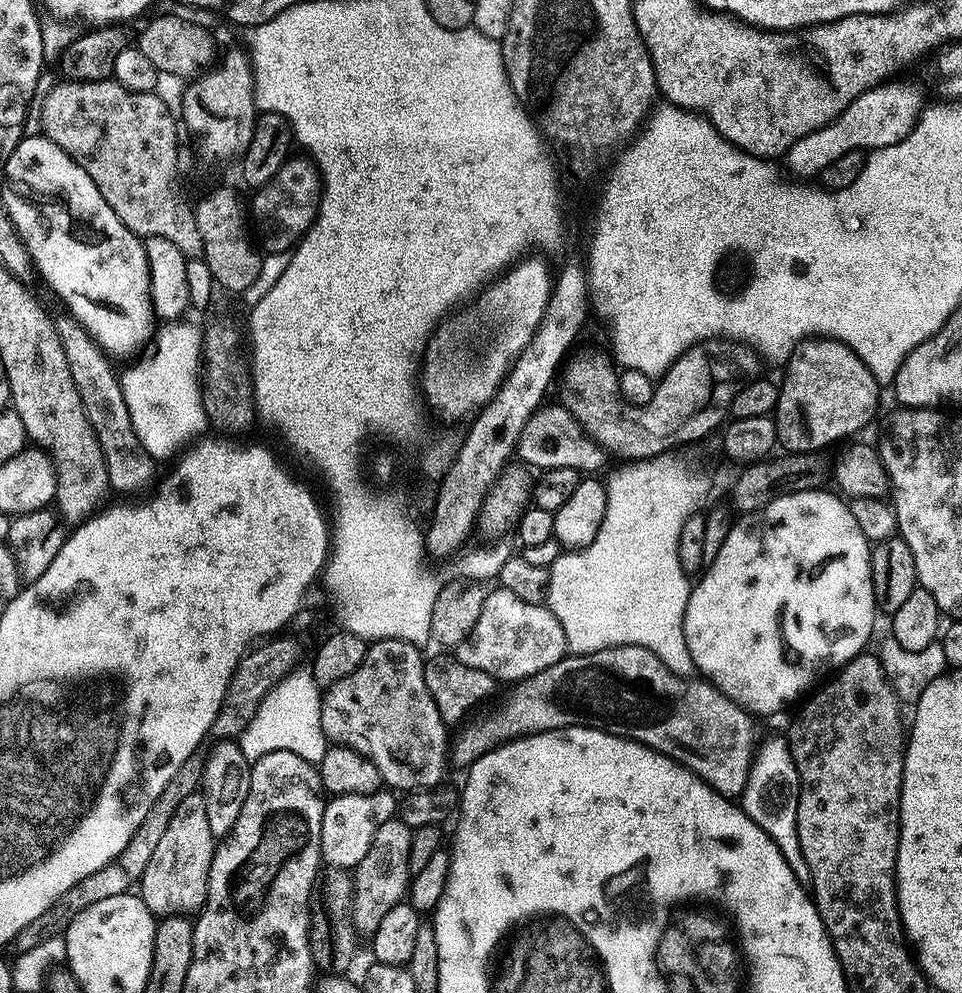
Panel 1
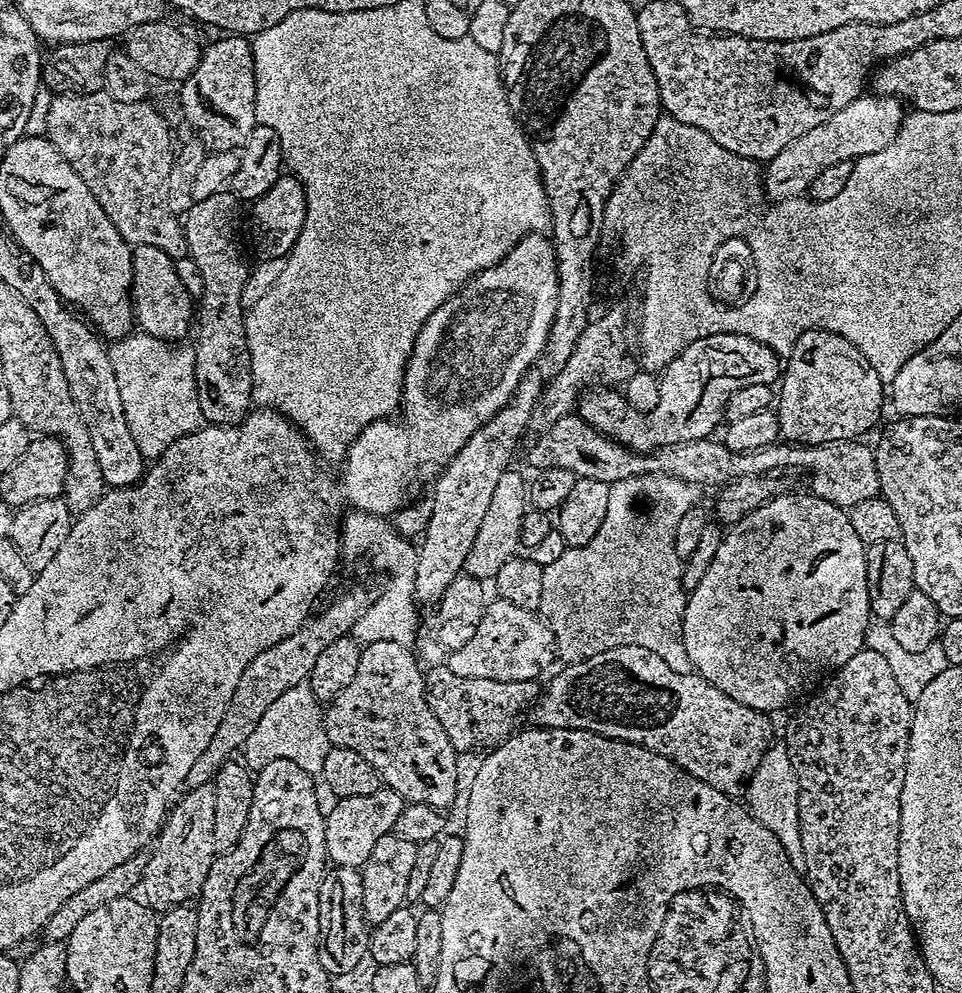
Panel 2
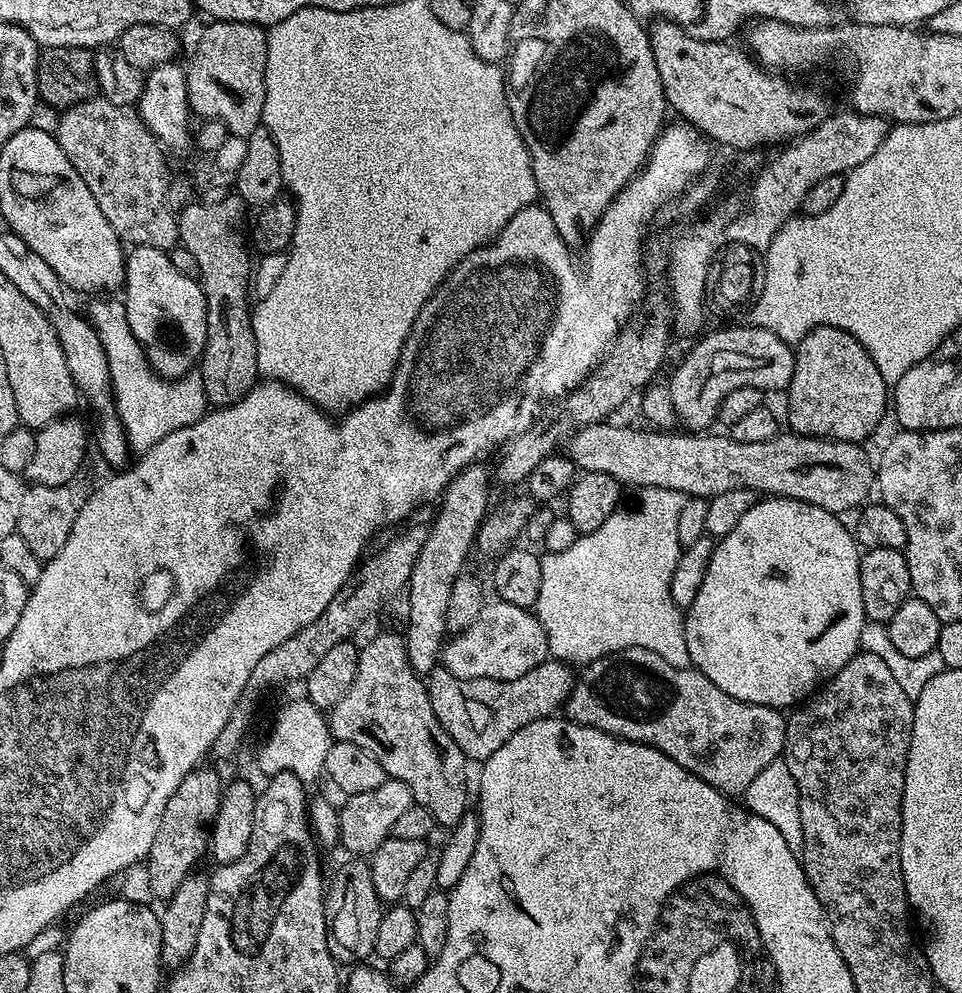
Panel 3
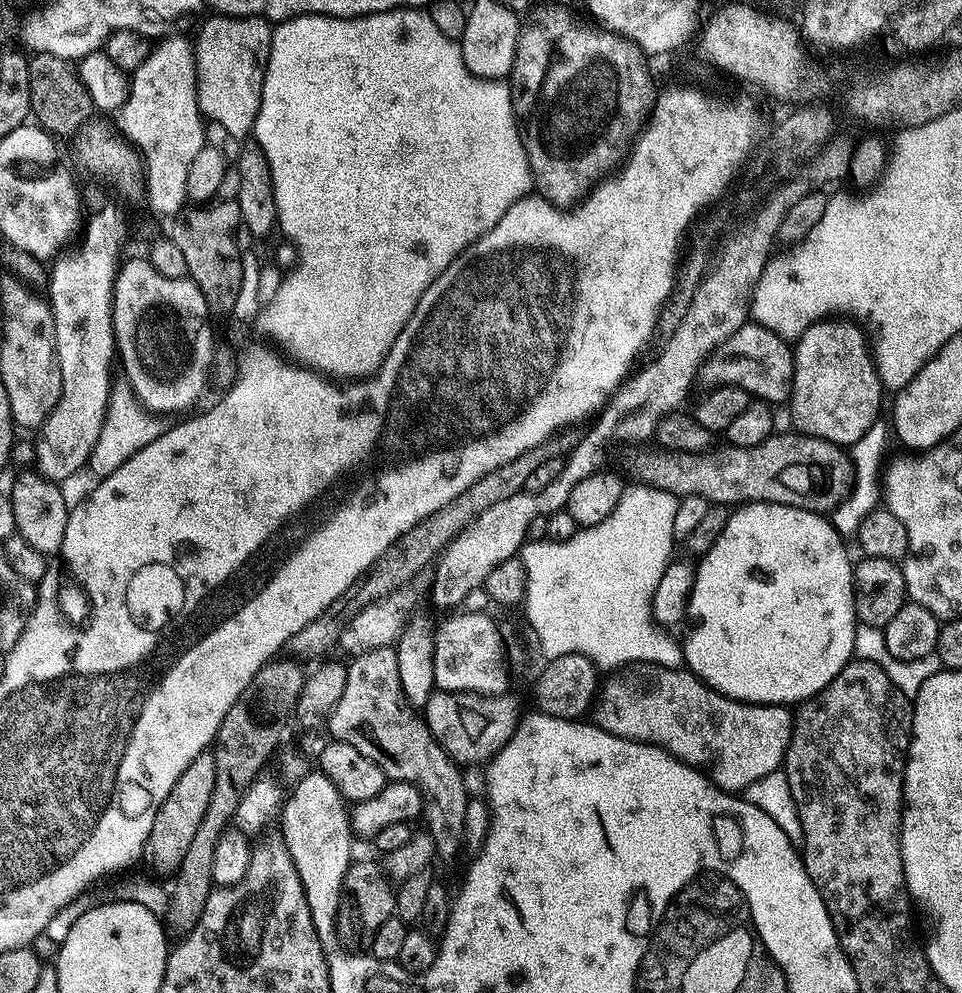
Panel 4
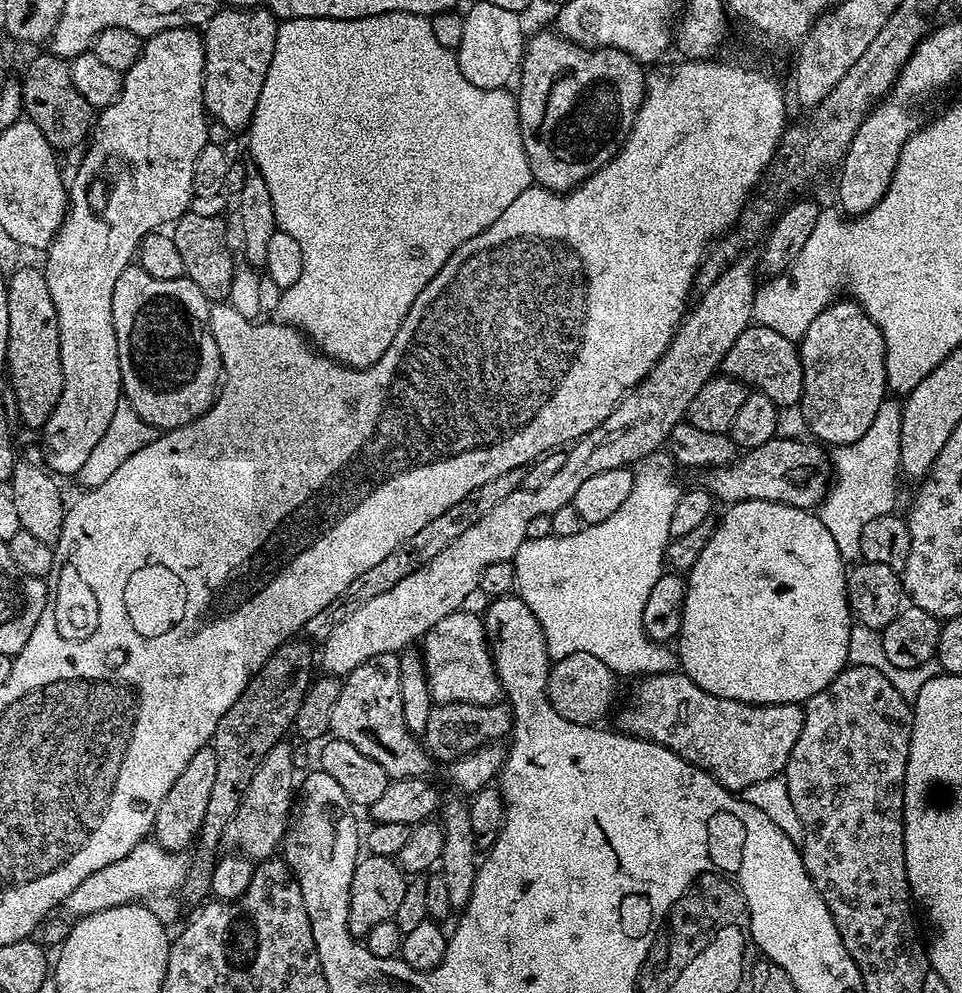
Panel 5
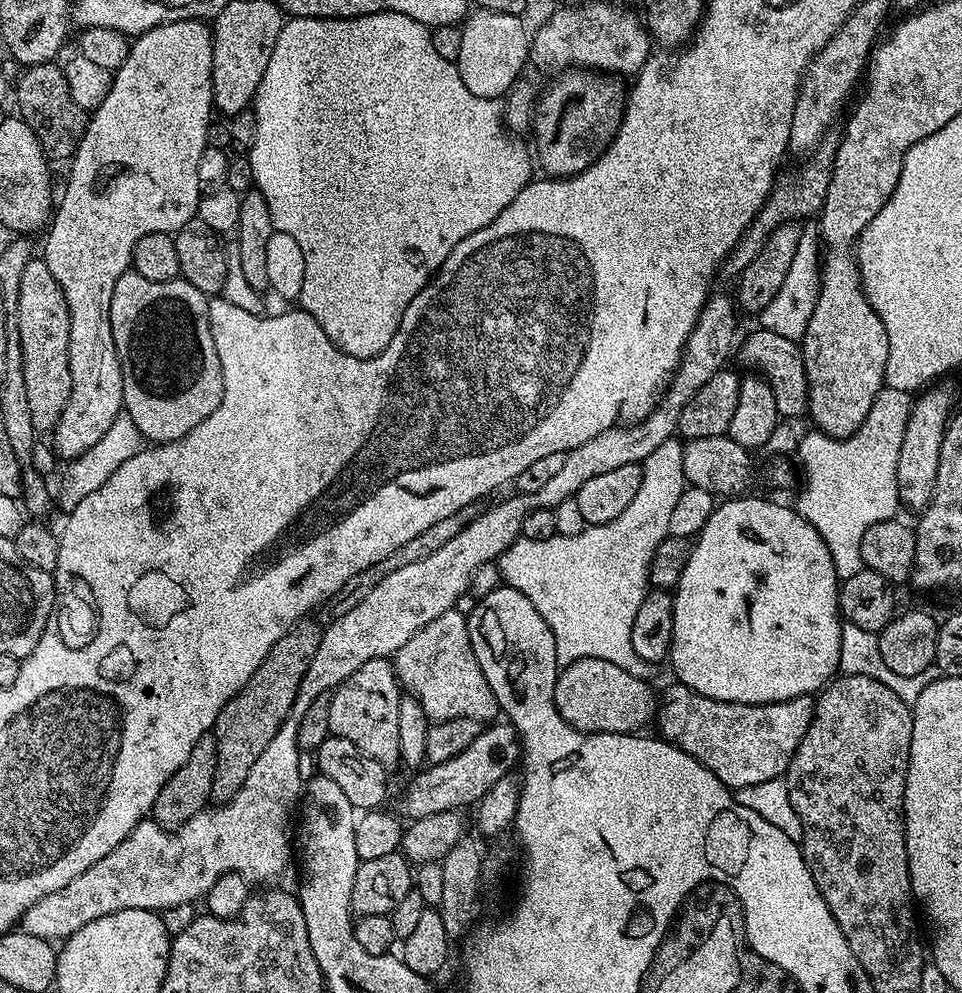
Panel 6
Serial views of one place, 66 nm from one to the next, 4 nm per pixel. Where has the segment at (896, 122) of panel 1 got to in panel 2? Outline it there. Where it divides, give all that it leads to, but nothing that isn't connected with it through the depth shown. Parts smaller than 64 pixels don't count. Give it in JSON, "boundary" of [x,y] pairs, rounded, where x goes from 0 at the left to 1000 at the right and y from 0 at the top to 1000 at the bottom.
{"boundary":[[[894,97],[884,103],[884,107],[871,111],[871,115],[859,119],[854,127],[846,127],[846,131],[834,135],[834,139],[821,143],[817,151],[812,151],[804,161],[797,162],[792,173],[797,196],[807,203],[820,201],[823,197],[836,197],[843,190],[846,179],[850,179],[850,175],[854,175],[854,171],[860,171],[862,167],[880,161],[889,163],[894,157],[921,151],[921,147],[929,143],[941,118],[942,105],[935,97]]]}

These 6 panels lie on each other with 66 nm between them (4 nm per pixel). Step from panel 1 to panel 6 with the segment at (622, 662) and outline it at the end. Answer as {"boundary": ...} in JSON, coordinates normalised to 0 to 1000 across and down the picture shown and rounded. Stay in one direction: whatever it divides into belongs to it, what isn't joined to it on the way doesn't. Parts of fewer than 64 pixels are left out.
{"boundary":[[[710,691],[702,692],[688,701],[684,709],[685,740],[695,749],[730,767],[734,775],[738,775],[756,794],[762,796],[771,792],[784,792],[788,788],[810,785],[818,778],[821,767],[844,726],[844,701],[831,701],[824,705],[815,705],[812,709],[764,709],[734,703]]]}

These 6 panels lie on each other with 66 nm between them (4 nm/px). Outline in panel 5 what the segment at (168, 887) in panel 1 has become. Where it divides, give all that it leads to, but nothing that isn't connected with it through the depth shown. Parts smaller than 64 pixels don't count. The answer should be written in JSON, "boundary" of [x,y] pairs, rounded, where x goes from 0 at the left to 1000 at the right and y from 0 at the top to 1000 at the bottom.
{"boundary":[[[219,753],[206,755],[198,767],[193,767],[193,775],[185,779],[181,792],[168,804],[168,812],[164,812],[164,820],[158,829],[158,838],[163,850],[166,850],[174,858],[190,859],[189,856],[199,855],[205,842],[208,841],[210,824],[214,824],[214,812],[218,808],[218,799],[222,792],[222,782],[227,775],[227,763],[225,756]]]}

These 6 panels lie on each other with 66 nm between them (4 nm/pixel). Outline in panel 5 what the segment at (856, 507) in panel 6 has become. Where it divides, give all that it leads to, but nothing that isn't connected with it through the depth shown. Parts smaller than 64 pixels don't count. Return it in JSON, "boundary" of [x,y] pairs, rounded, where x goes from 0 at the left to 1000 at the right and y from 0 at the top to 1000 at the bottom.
{"boundary":[[[920,402],[913,417],[909,417],[909,425],[904,425],[904,433],[900,433],[892,445],[868,452],[867,486],[850,512],[853,526],[863,534],[867,546],[871,546],[871,558],[875,558],[879,566],[894,564],[896,530],[900,530],[904,522],[924,519],[930,513],[927,511],[931,508],[931,475],[936,471],[937,408],[927,403],[930,402]]]}

